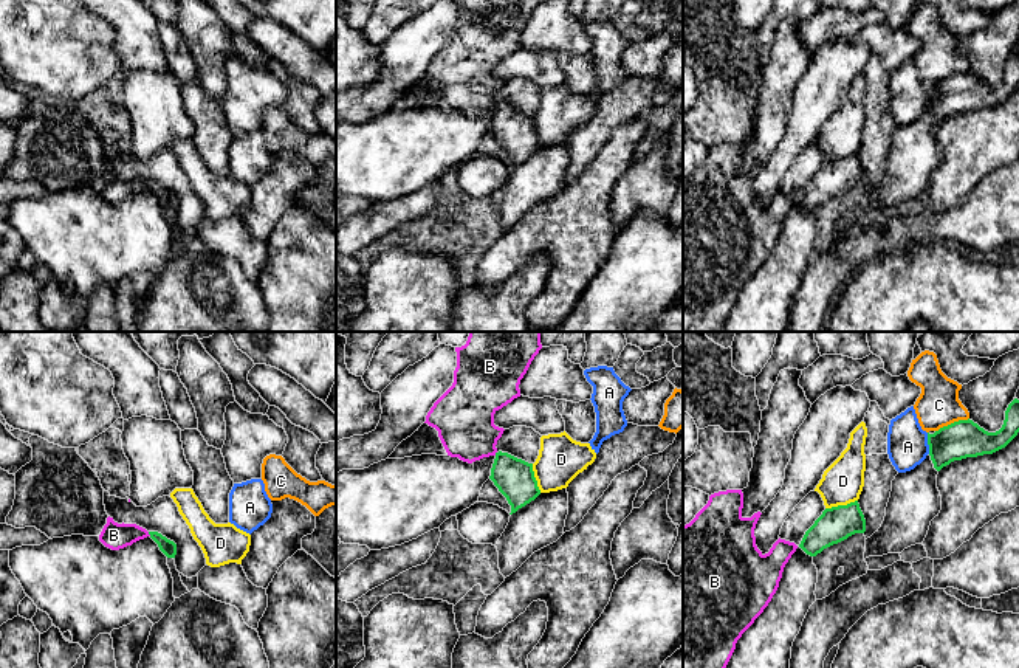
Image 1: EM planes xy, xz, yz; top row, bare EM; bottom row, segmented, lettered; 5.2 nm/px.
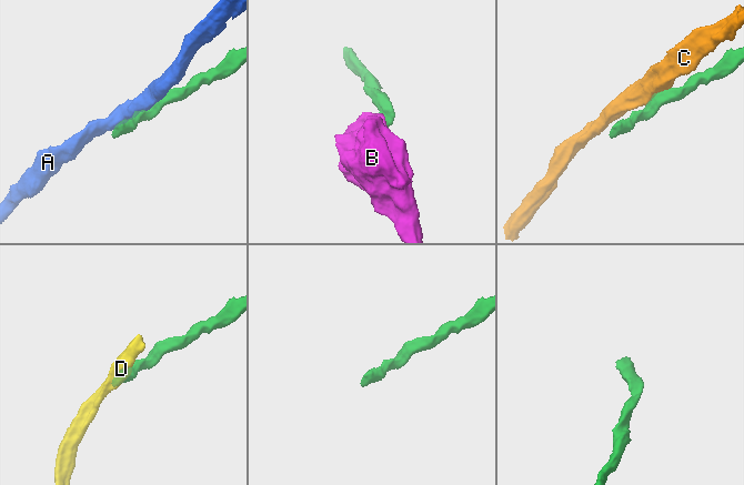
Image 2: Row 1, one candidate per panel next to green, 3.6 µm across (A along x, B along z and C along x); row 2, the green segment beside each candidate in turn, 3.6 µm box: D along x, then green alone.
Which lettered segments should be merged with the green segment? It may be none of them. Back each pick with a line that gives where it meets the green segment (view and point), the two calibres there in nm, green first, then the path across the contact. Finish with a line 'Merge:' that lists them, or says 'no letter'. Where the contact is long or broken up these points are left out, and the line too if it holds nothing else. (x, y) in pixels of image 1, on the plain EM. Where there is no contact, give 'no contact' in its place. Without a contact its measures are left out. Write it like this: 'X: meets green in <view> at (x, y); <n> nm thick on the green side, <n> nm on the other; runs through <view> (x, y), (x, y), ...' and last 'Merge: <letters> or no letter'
B: meets green in xy at (149, 186); 80 nm thick on the green side, 140 nm on the other; runs through xy (166, 199), (149, 186), (113, 188)
Merge: B

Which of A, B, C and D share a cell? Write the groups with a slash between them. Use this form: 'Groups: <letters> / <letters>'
Groups: A / B / C / D

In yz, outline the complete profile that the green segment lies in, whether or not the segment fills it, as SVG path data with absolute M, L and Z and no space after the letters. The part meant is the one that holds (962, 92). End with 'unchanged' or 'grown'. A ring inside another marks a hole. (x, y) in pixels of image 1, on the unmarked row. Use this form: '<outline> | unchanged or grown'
M1014 51L999 84L988 85L973 73L959 73L928 85L929 108L934 121L940 124L954 113L993 107L1005 101L1019 85L1019 53Z | unchanged

